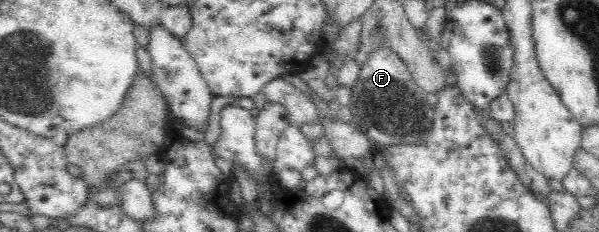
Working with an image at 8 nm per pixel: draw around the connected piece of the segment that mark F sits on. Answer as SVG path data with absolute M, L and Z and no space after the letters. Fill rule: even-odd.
M385 48L371 51L368 59L360 64L359 79L352 87L352 96L348 107L353 114L353 125L360 129L377 147L395 144L422 144L423 133L431 129L434 122L434 106L424 99L426 92L415 85L409 68L395 54Z

